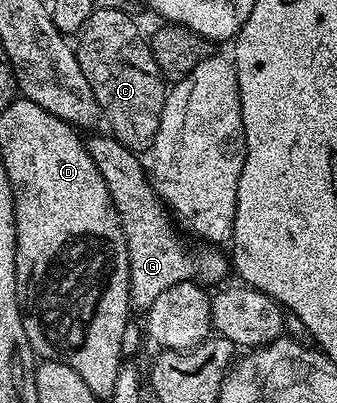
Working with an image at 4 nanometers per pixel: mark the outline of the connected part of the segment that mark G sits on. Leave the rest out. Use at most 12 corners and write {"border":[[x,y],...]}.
{"border":[[112,134],[87,137],[130,258],[130,304],[219,285],[219,247],[188,249],[140,165]]}

